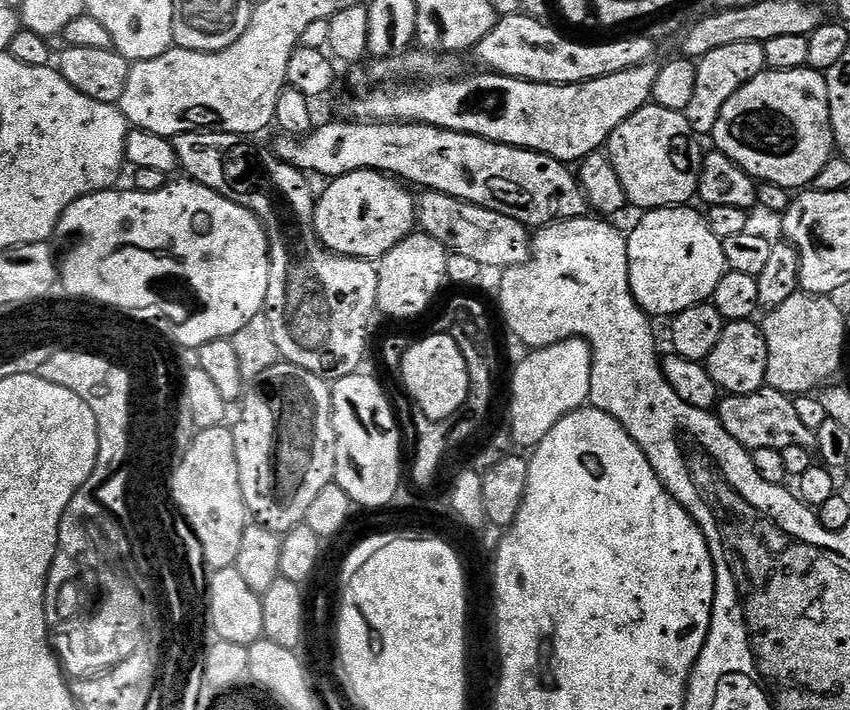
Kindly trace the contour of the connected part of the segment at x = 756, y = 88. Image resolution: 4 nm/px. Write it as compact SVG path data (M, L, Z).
M807 66L795 68L794 70L786 70L785 72L774 72L771 70L760 72L750 82L746 82L746 86L742 86L736 94L731 95L730 100L726 102L726 106L722 106L722 114L718 114L718 122L714 126L710 140L711 143L716 143L713 144L715 151L726 154L726 158L734 161L753 180L765 184L777 184L787 190L807 189L811 185L812 180L818 178L818 170L822 170L822 166L826 166L826 162L834 155L832 123L830 122L830 102L828 101L828 82L825 73L816 72Z

